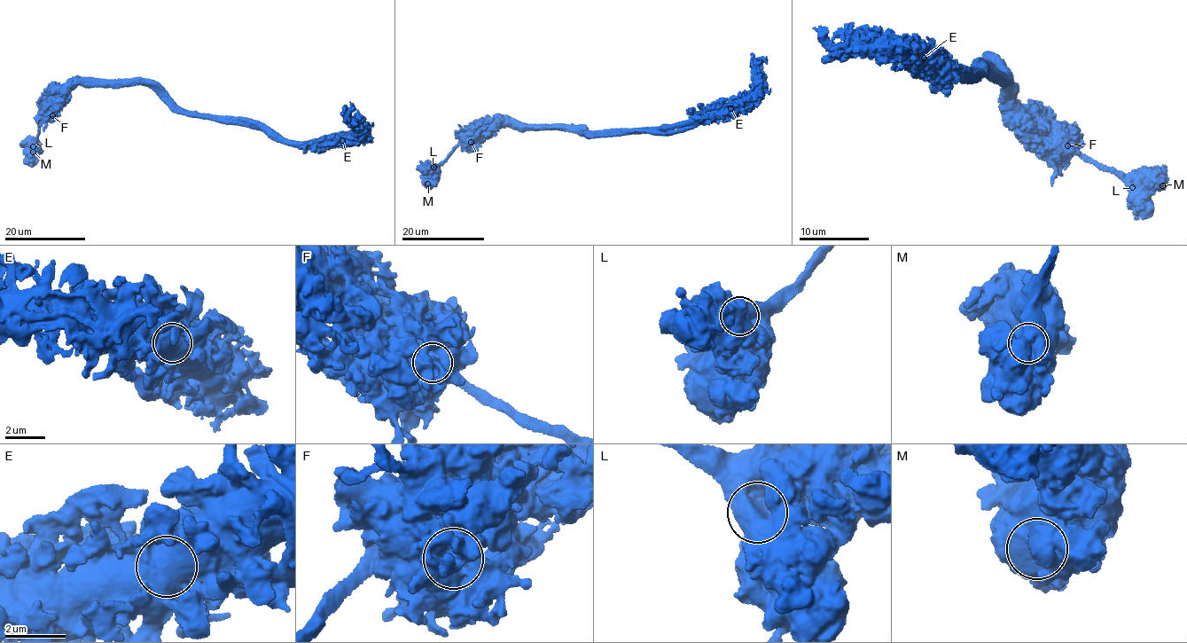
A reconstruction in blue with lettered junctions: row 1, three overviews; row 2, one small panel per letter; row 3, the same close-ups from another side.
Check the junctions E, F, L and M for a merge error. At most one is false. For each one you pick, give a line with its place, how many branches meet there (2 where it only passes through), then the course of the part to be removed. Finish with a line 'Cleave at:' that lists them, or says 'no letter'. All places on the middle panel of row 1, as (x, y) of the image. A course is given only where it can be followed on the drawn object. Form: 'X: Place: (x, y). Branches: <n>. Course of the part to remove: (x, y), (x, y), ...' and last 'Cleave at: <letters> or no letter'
E: Place: (730, 108). Branches: 1. Course of the part to remove: (730, 109), (666, 134), (615, 129), (582, 136), (503, 121), (477, 129), (449, 157), (422, 169)
Cleave at: E

